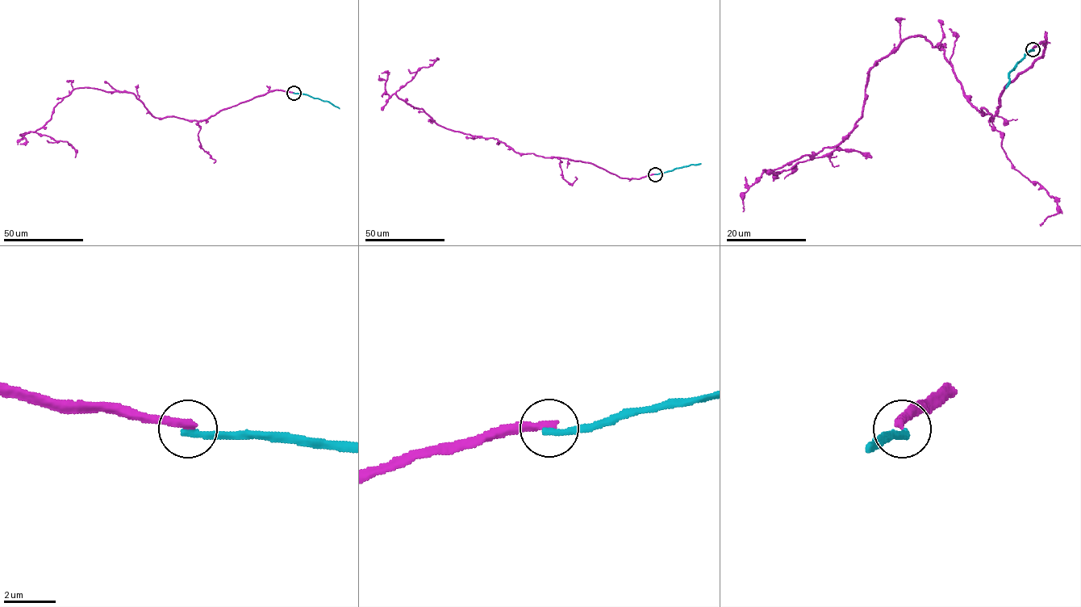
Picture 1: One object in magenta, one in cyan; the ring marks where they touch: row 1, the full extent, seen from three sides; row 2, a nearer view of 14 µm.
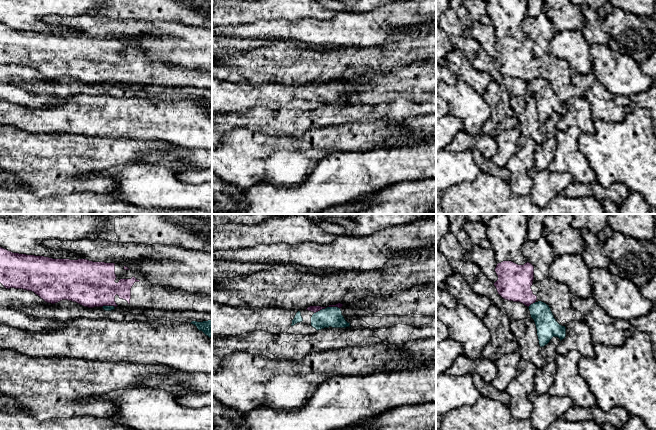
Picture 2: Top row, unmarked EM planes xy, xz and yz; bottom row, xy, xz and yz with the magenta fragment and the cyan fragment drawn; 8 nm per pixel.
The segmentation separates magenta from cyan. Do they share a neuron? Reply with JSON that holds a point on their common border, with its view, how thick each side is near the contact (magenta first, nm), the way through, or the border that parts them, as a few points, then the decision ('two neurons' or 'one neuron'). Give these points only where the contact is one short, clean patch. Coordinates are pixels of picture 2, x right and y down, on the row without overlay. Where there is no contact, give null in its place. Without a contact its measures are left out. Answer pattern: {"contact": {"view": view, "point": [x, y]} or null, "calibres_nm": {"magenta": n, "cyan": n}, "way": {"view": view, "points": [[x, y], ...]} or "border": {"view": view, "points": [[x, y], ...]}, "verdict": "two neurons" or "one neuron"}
{"contact": {"view": "yz", "point": [531, 79]}, "calibres_nm": {"magenta": 280, "cyan": 180}, "border": {"view": "yz", "points": [[535, 77], [528, 83]]}, "verdict": "two neurons"}

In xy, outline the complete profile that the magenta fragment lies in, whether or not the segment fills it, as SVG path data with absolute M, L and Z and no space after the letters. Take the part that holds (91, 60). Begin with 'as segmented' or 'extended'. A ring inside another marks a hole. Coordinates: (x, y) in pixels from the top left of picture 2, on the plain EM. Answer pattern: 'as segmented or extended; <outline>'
extended; M0 23L0 59L6 65L32 67L51 80L68 76L88 84L119 82L174 88L193 86L212 89L212 70L195 70L180 64L152 60L142 49L132 47L121 40L93 38L87 35L53 35L13 29L2 23Z

